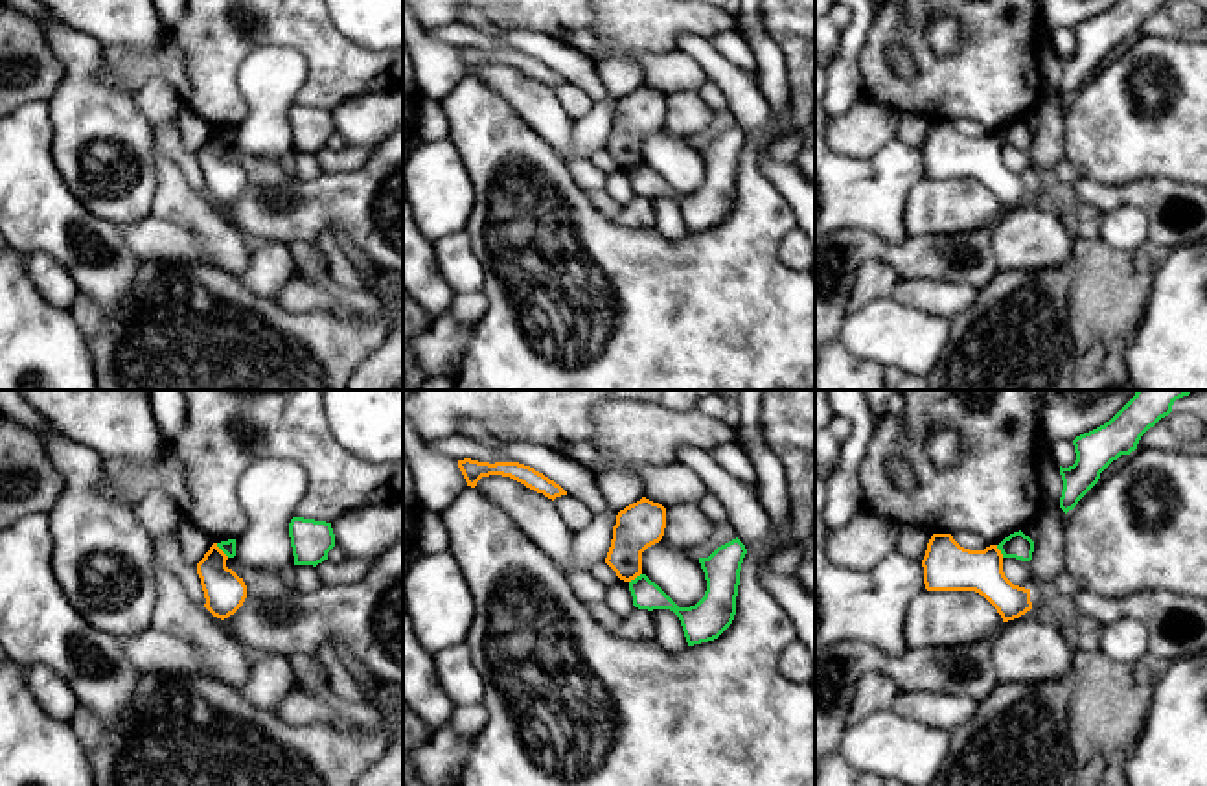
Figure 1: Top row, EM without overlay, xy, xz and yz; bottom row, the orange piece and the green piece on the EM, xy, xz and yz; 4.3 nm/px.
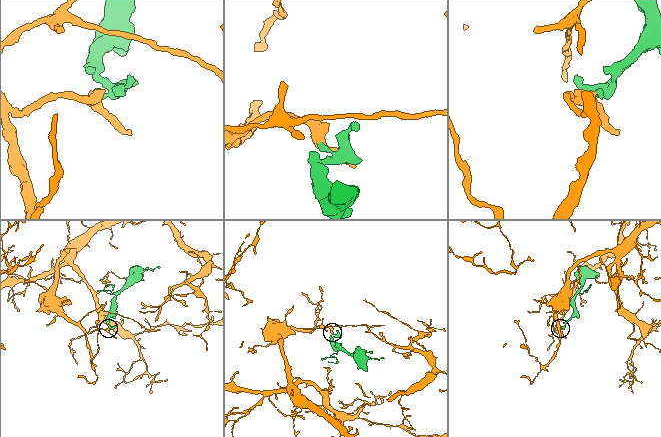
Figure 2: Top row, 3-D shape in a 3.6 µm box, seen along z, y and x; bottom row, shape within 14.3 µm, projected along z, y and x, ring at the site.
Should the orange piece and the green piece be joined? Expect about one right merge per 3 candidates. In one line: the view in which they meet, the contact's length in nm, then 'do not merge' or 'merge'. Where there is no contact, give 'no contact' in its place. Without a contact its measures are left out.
contact in xy; length 90 nm; do not merge

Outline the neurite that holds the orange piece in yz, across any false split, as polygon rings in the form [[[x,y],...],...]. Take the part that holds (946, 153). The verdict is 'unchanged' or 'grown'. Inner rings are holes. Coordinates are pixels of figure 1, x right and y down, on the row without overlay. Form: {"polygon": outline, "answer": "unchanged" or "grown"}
{"polygon": [[[933,121],[922,155],[927,179],[975,179],[997,197],[1003,210],[1032,197],[1030,177],[1014,173],[1005,164],[997,133],[970,138],[951,121]]], "answer": "unchanged"}

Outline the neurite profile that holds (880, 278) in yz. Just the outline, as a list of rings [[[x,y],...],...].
[[[865,261],[857,269],[857,276],[846,304],[848,313],[861,309],[867,302],[891,296],[902,276],[881,261]]]

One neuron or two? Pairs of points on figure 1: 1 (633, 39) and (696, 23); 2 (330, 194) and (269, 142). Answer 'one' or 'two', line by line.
1: one
2: two

